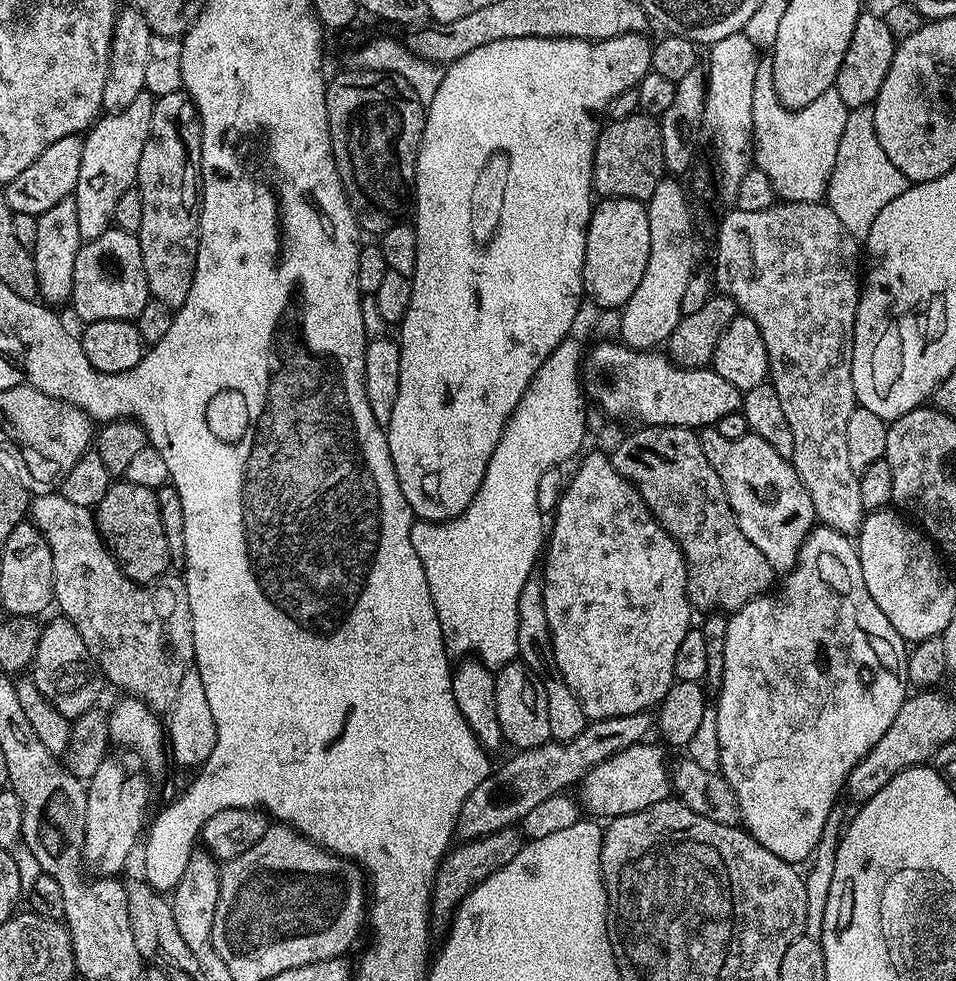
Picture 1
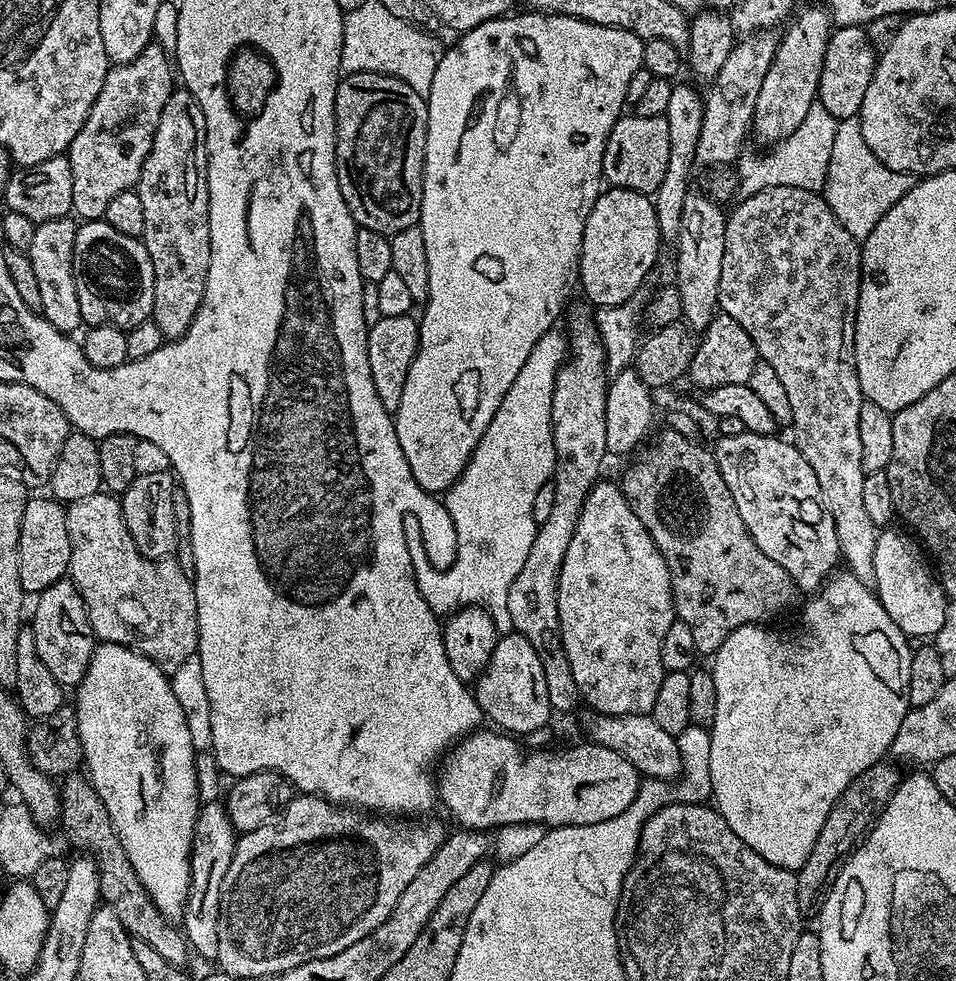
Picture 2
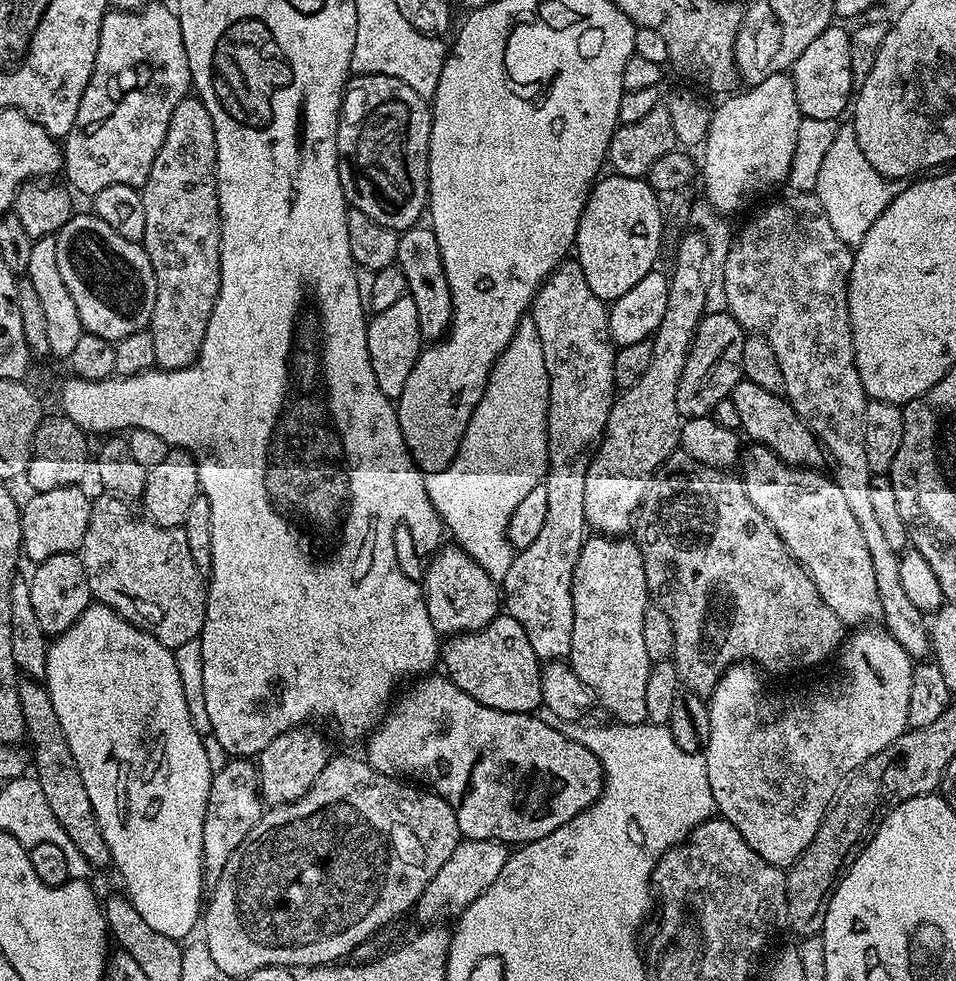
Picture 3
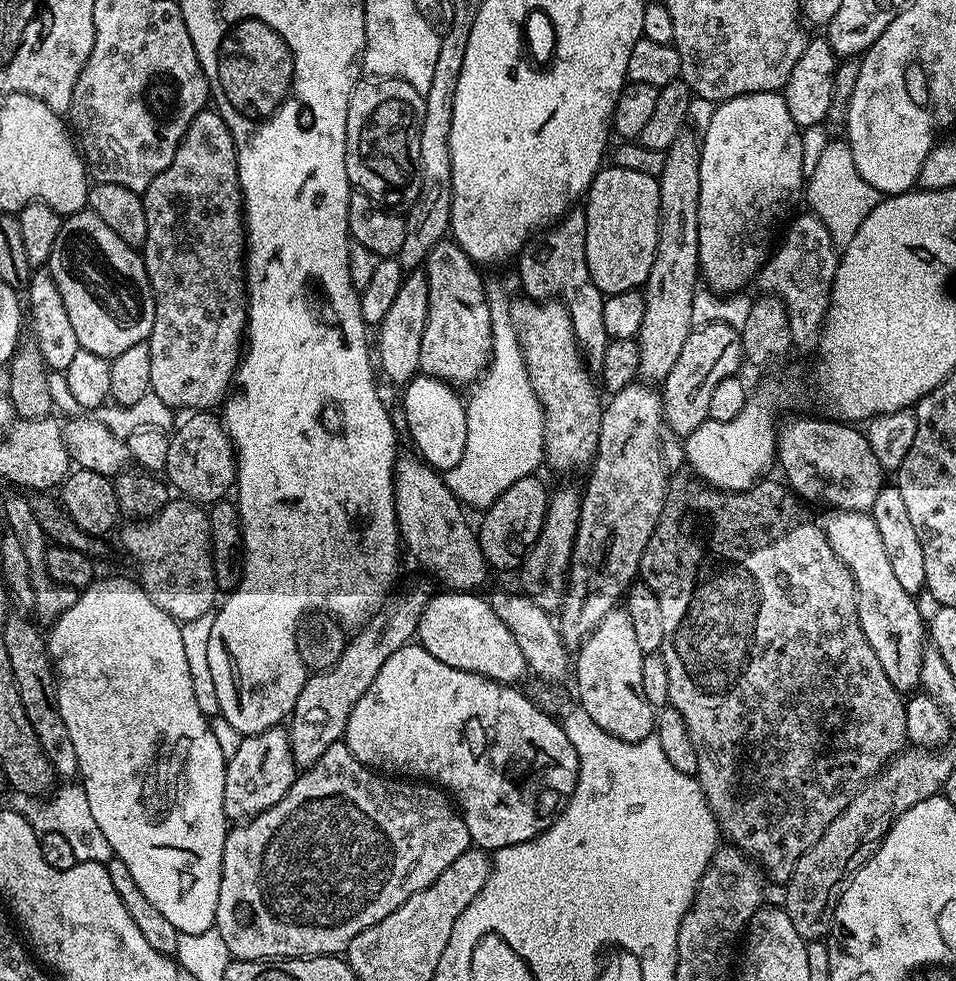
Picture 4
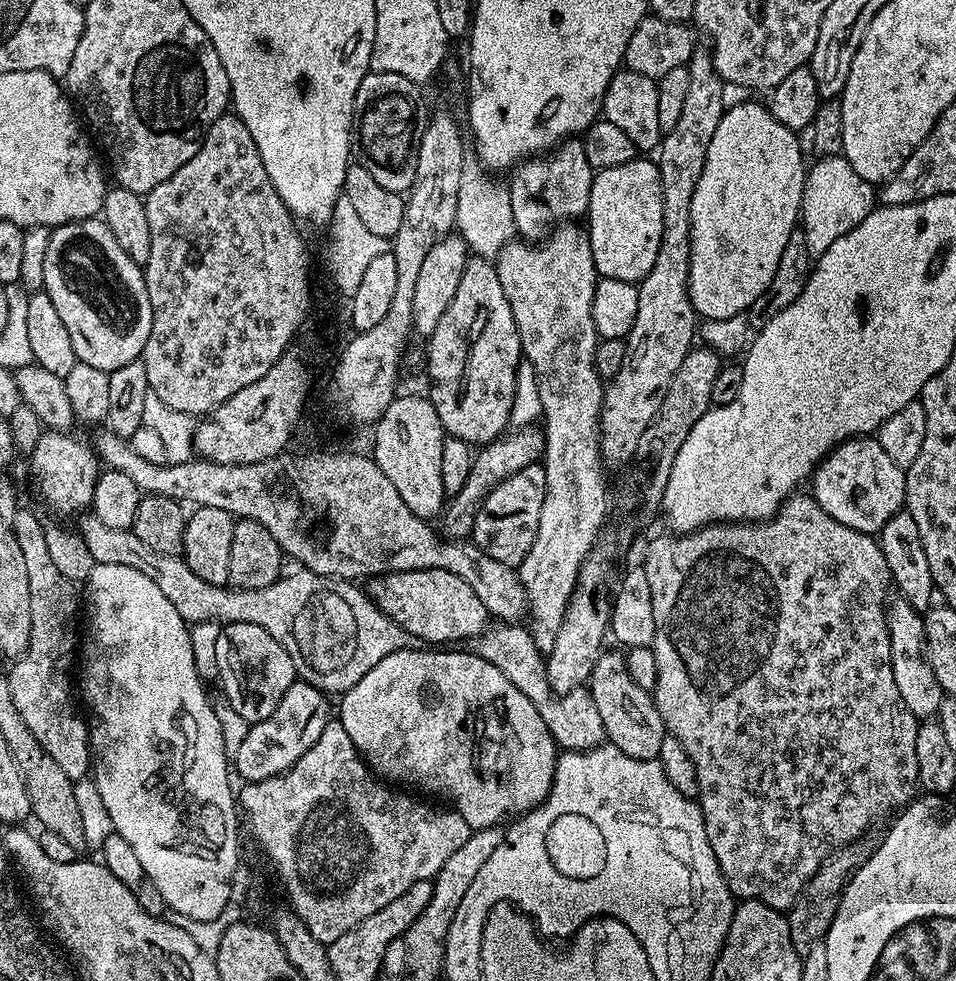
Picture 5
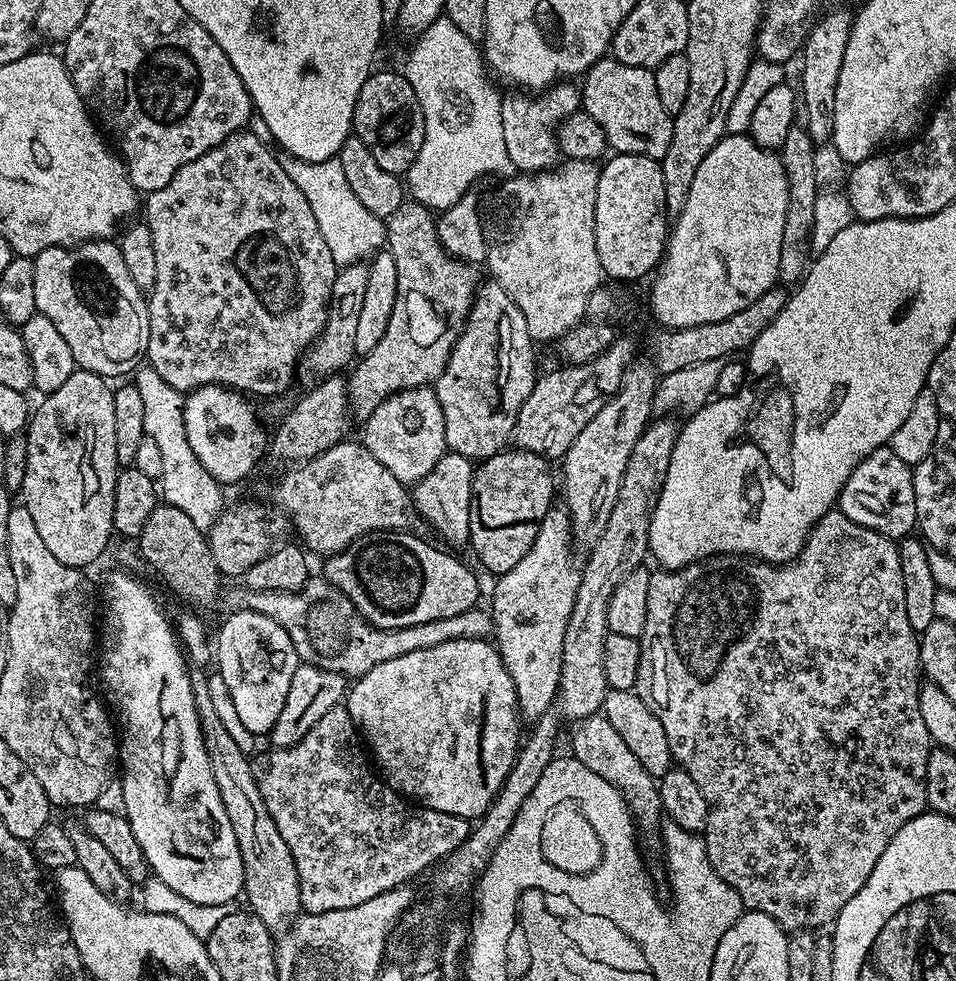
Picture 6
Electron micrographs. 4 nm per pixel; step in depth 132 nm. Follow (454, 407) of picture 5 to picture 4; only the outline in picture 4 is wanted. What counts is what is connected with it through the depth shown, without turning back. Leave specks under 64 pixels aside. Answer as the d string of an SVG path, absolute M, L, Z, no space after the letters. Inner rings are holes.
M451 238L439 240L422 265L423 275L428 281L428 313L426 314L426 330L422 330L420 372L425 376L438 378L457 390L464 390L464 387L467 389L475 385L476 381L483 376L488 368L488 361L492 358L494 308L490 303L490 292L486 287L485 277L483 275L480 277L479 271L481 272L481 269L476 261L469 258Z

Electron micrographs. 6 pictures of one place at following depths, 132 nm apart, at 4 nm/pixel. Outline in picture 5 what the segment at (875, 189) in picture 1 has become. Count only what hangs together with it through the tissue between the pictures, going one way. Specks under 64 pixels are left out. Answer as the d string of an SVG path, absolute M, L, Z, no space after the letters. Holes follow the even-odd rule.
M843 154L839 156L821 156L816 165L807 169L800 203L799 223L806 238L808 255L819 258L826 250L830 250L833 242L838 242L842 234L854 230L871 214L878 196L873 185L868 183L862 174L854 171Z

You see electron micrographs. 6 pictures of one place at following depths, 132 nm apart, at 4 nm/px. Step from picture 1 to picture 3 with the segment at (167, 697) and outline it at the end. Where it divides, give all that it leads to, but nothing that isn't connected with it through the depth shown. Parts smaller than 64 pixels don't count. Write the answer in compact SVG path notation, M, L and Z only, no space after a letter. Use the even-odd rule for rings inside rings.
M111 494L97 495L92 501L90 510L90 526L86 530L84 545L79 550L79 557L84 562L86 578L90 582L93 601L106 604L115 612L123 613L129 596L140 604L149 604L152 612L160 616L160 624L147 625L147 632L158 642L170 649L182 646L182 642L190 642L199 637L204 628L208 590L205 577L198 574L198 566L194 566L194 558L190 558L190 542L186 542L183 527L163 528L147 515L135 512L127 499Z

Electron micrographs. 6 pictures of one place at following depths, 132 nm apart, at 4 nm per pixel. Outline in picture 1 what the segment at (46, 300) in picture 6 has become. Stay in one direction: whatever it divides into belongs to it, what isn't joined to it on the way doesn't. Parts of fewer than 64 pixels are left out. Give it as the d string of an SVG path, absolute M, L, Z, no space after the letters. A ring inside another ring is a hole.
M115 226L107 228L98 238L81 243L74 262L74 286L70 308L84 324L99 320L135 321L142 306L149 300L148 275L142 266L139 239L131 232Z

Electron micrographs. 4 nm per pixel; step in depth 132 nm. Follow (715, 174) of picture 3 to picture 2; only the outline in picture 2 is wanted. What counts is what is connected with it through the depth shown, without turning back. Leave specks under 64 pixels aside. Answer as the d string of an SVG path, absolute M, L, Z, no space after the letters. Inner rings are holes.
M823 7L802 8L795 13L796 21L789 26L788 33L779 37L774 62L770 70L766 70L762 90L758 90L752 126L755 135L764 136L765 145L768 146L794 134L794 130L802 126L802 118L806 118L810 106L817 103L816 91L822 78L822 62L826 58L826 46L834 31L834 24Z

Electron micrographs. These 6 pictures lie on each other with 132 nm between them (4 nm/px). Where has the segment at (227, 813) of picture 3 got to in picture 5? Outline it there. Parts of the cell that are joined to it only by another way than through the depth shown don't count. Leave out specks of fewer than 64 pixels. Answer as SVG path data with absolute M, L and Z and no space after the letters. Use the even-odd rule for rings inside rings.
M296 679L290 690L282 694L282 702L278 702L270 718L262 718L262 722L249 724L246 738L234 758L235 775L240 775L241 781L251 782L274 778L290 770L290 766L294 766L294 762L298 762L298 758L302 758L302 754L306 754L306 750L310 750L310 746L318 742L322 730L326 730L330 719L328 700L329 697L322 690L310 686L304 680Z

